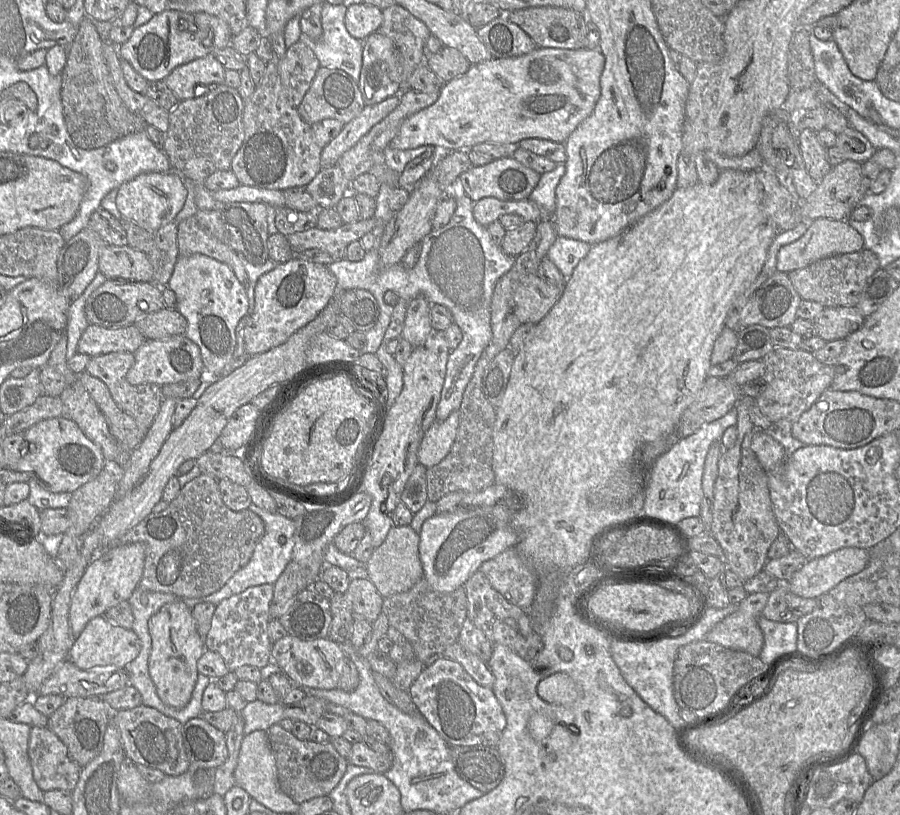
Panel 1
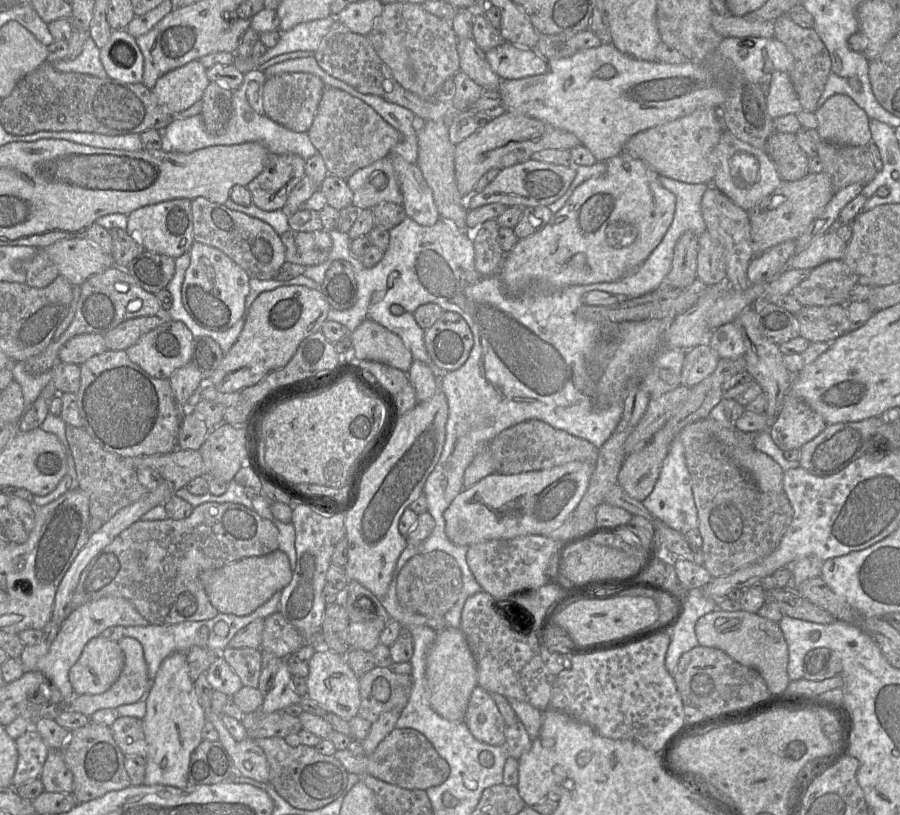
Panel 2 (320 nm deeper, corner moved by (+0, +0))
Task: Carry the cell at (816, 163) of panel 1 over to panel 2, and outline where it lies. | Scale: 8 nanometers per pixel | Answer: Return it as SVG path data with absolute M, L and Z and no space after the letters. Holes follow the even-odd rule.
M775 131L767 140L766 152L783 181L799 180L809 173L808 156L799 146L795 134Z

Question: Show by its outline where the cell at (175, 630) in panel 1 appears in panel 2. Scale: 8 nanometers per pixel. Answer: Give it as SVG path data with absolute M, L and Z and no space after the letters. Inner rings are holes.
M175 652L161 663L146 701L146 715L142 719L147 743L144 785L165 785L176 788L190 786L188 768L190 756L202 739L206 721L199 704L195 683L189 676L187 655Z

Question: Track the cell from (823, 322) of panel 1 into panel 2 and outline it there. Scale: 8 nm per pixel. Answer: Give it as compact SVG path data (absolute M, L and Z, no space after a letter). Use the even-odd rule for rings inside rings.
M847 305L803 306L795 316L800 336L810 342L833 342L849 331Z

